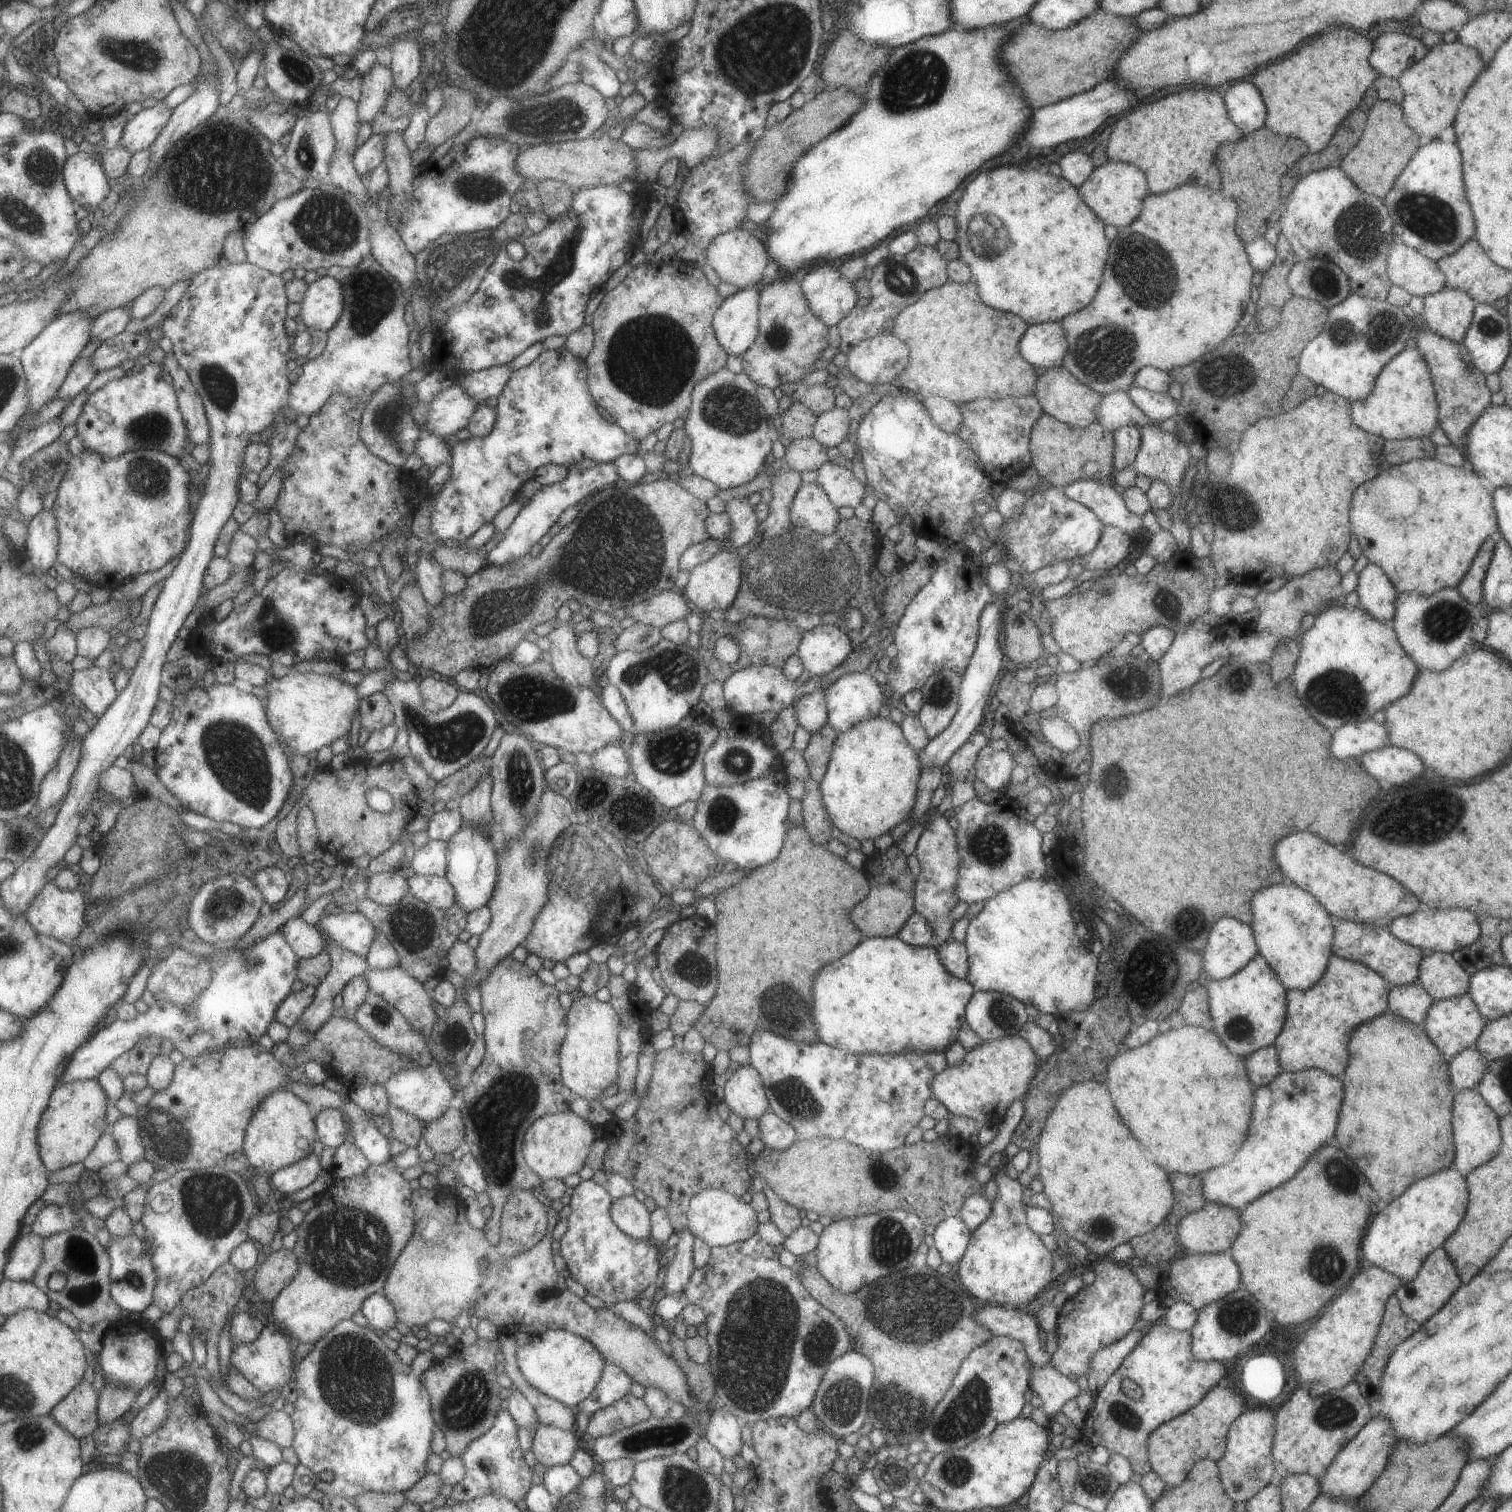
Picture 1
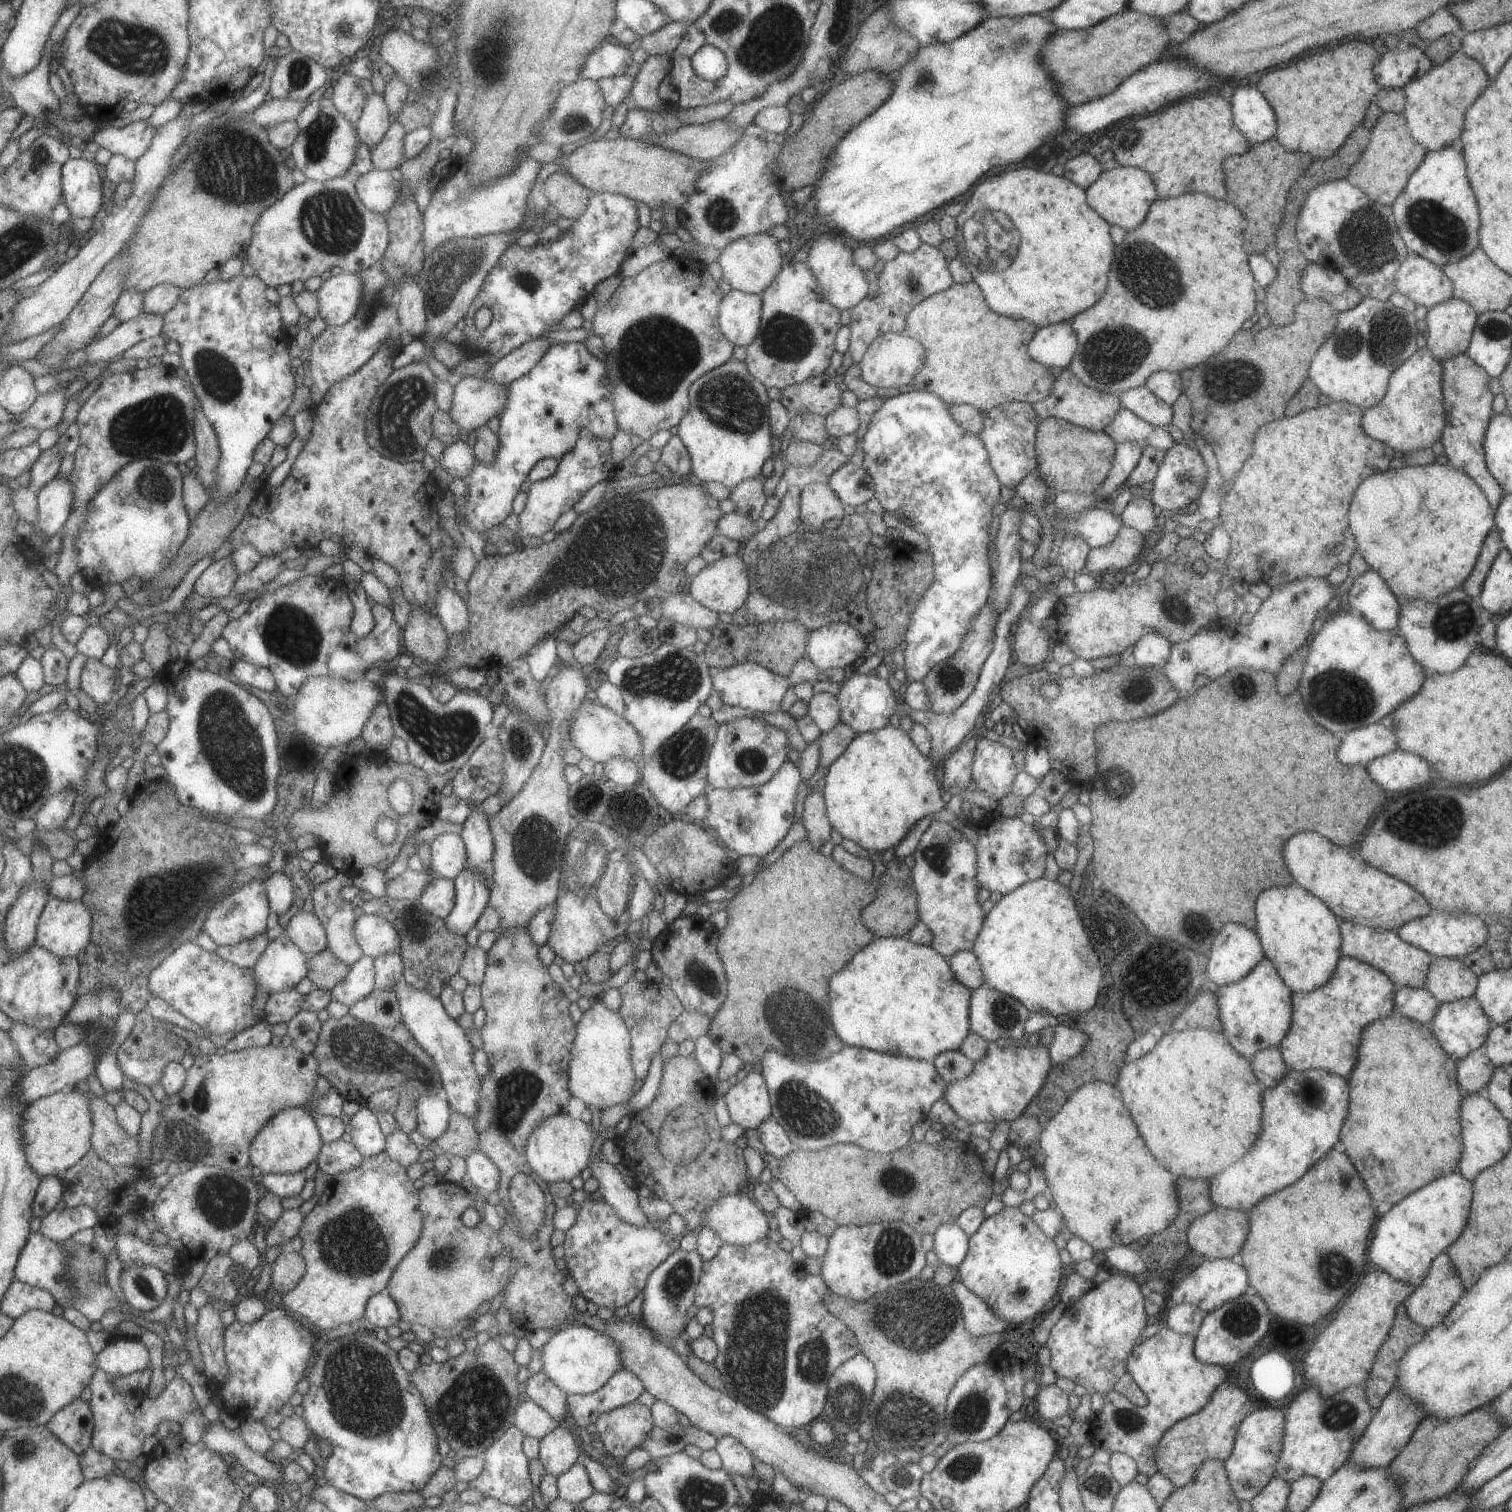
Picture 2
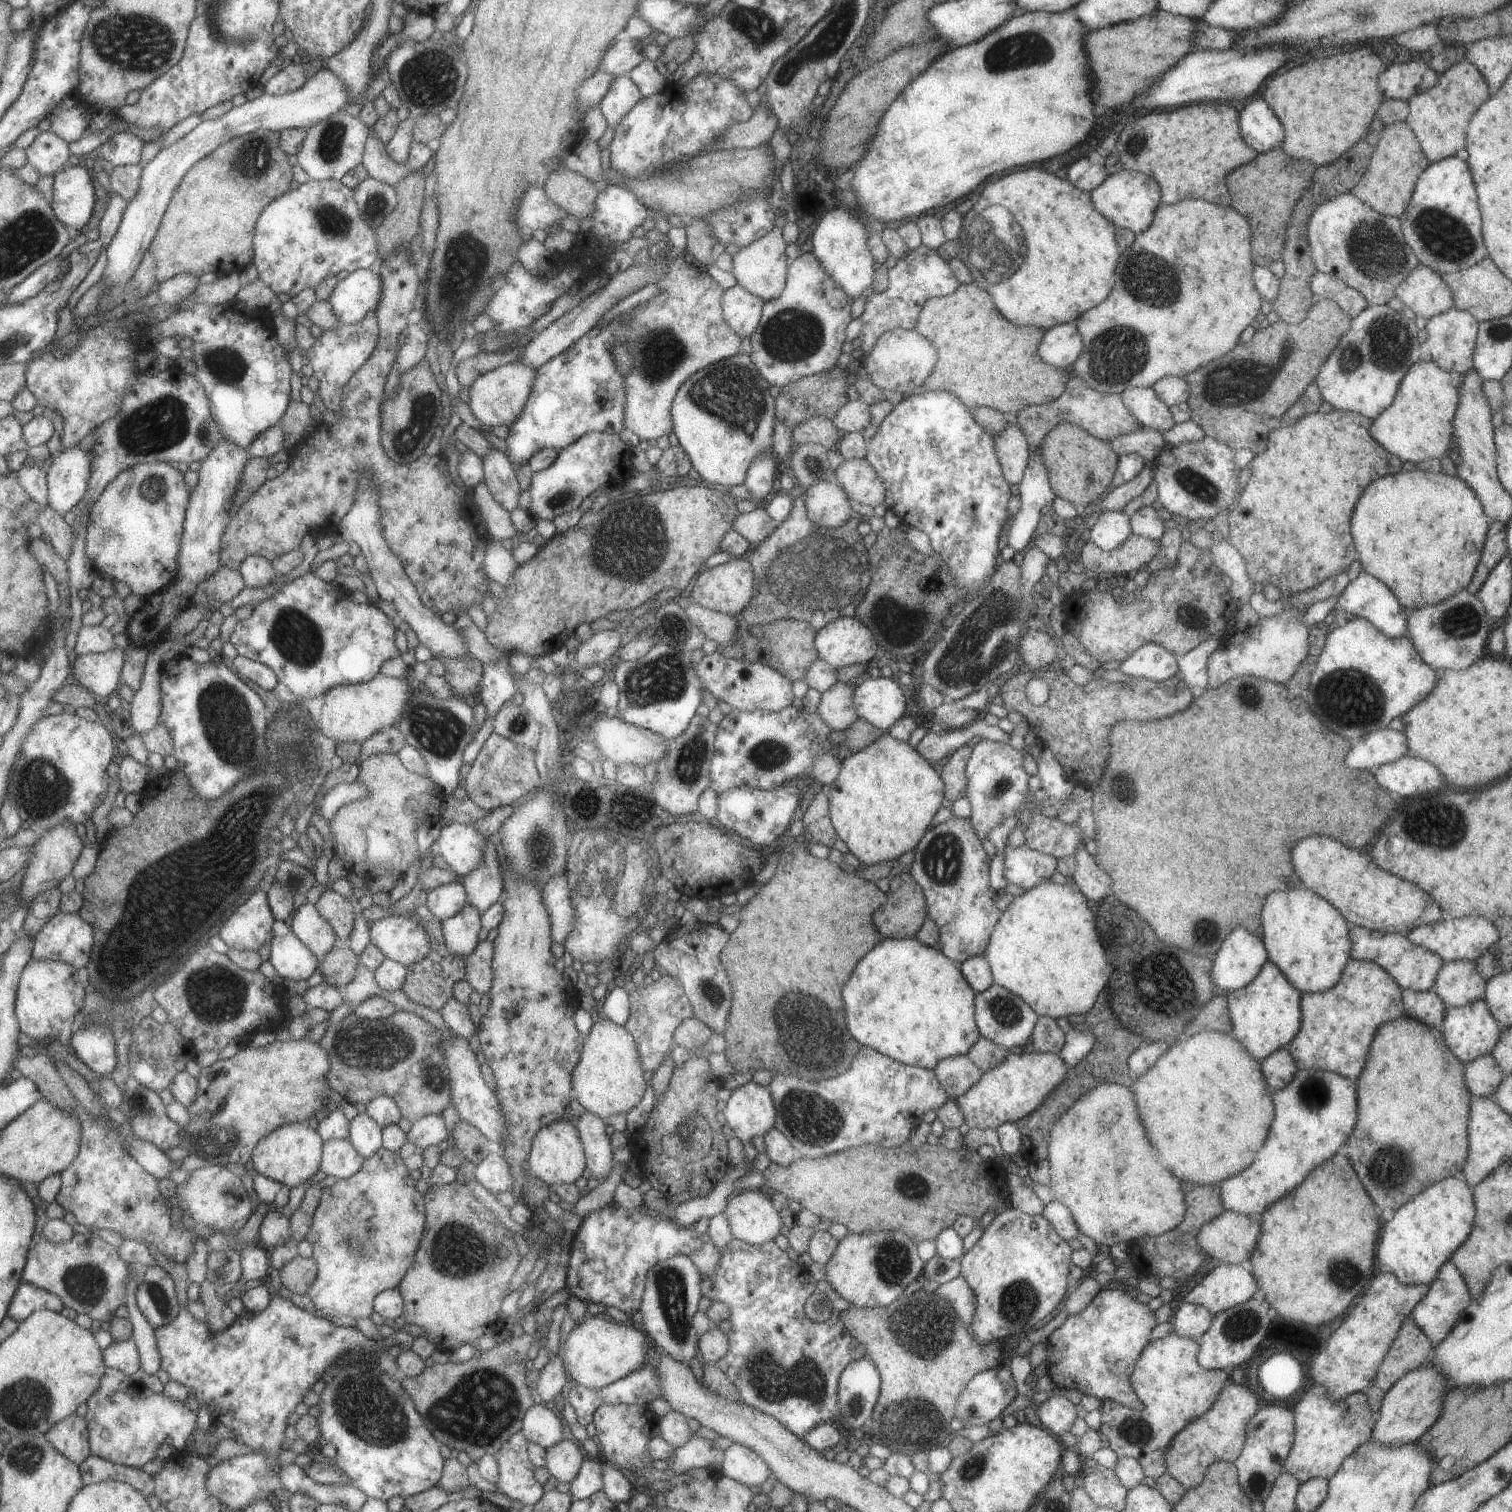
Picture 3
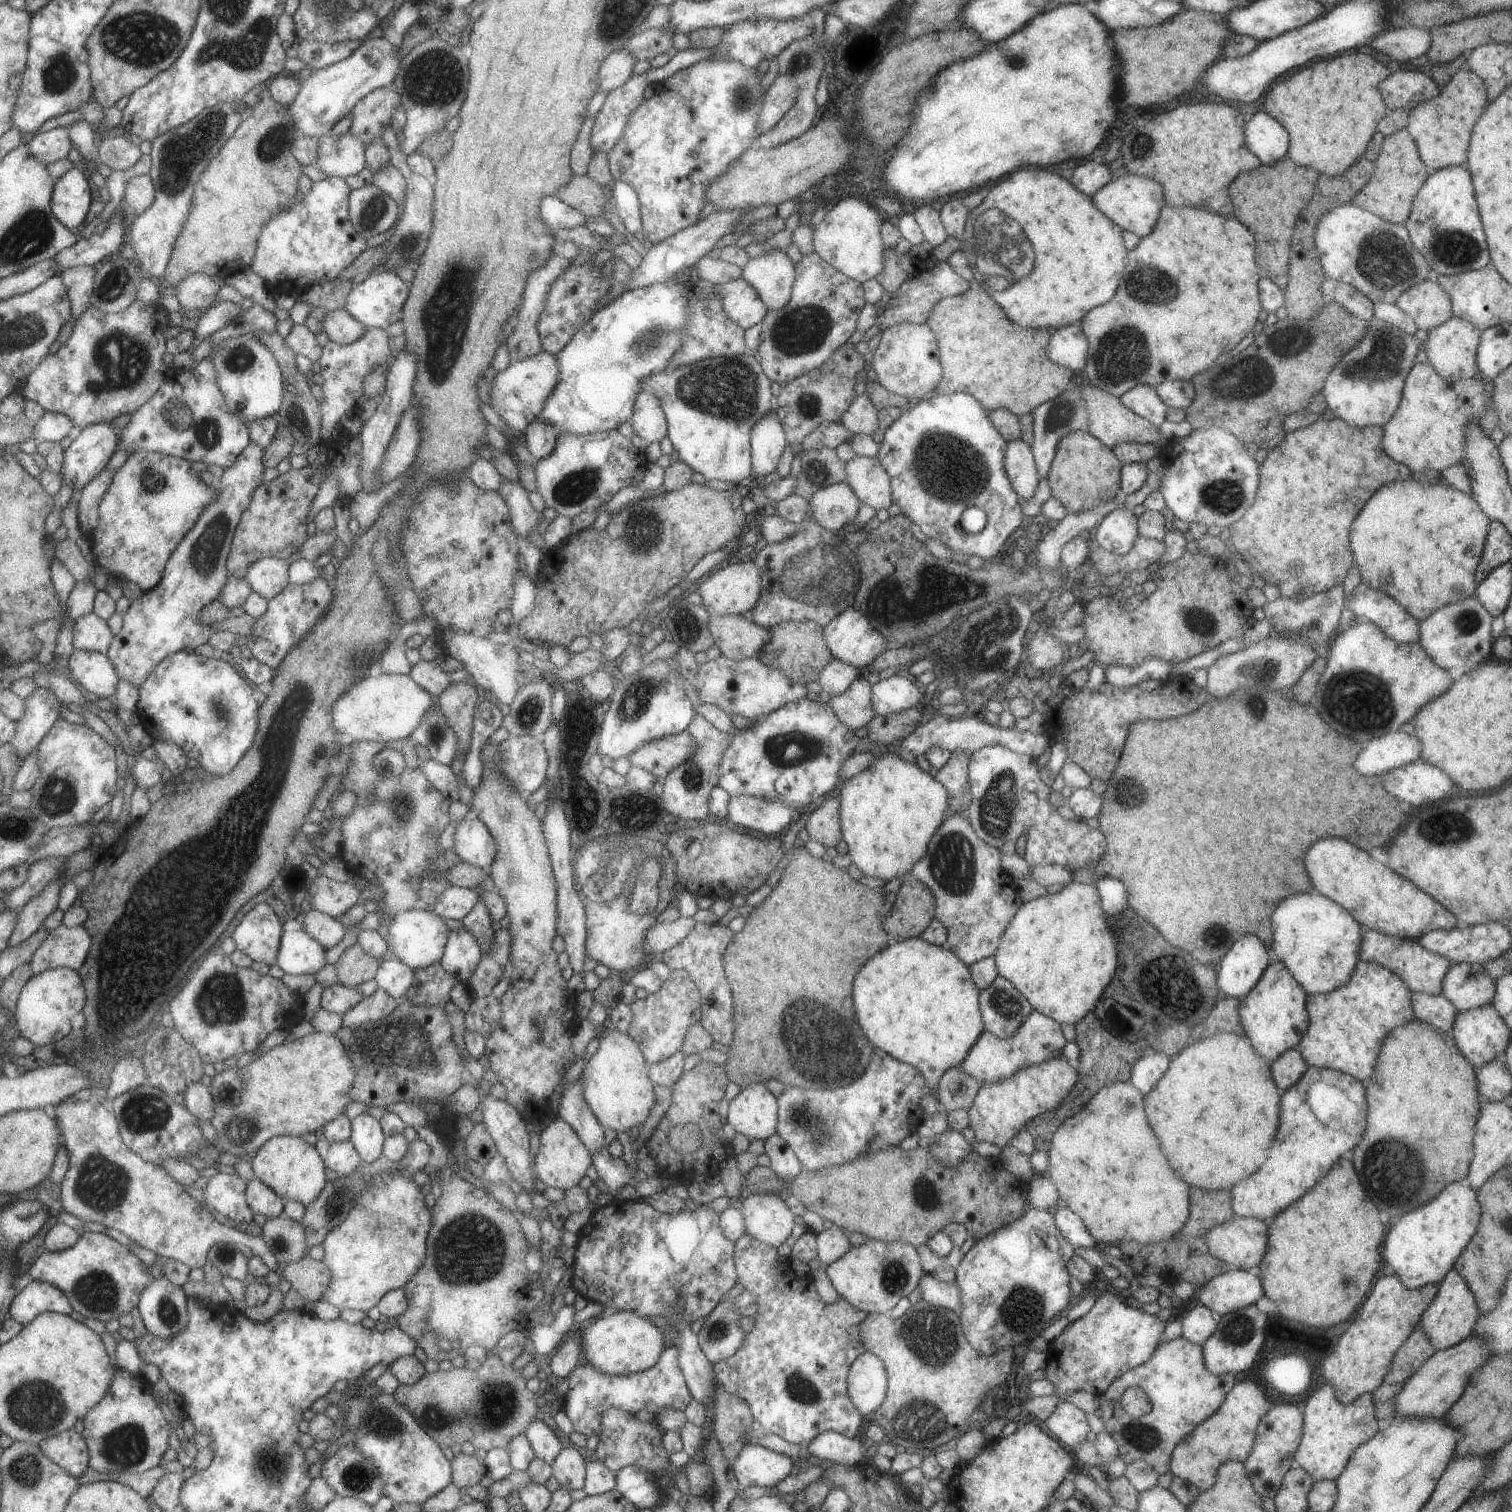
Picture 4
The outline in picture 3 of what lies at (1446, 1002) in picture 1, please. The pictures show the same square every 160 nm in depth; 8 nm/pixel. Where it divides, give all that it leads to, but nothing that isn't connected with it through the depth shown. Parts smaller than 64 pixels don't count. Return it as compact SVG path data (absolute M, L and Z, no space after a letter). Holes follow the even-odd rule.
M1476 1000L1460 1007L1447 1007L1442 1022L1442 1037L1449 1050L1466 1064L1474 1058L1489 1055L1500 1035L1501 1026L1489 1012L1486 1002Z

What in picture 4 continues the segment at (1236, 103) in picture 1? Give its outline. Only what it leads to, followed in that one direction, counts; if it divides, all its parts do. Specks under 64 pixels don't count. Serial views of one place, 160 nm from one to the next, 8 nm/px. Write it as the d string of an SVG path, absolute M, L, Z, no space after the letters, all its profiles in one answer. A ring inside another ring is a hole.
M1261 108L1247 114L1243 140L1246 149L1259 159L1261 165L1272 167L1274 163L1288 153L1289 143L1286 130Z

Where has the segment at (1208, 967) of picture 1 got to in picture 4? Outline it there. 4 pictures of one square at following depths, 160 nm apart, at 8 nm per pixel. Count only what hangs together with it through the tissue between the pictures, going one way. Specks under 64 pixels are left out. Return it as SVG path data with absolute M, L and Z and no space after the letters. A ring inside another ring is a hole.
M1255 935L1239 937L1220 958L1216 983L1221 996L1241 1000L1268 966L1267 951Z

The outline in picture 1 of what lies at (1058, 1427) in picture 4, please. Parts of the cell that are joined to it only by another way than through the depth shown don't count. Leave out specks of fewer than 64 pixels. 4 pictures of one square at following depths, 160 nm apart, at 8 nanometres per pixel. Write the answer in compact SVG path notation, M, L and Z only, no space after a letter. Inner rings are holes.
M1050 1364L1042 1367L1031 1366L1028 1384L1032 1392L1040 1398L1040 1408L1049 1417L1057 1414L1067 1400L1083 1393L1079 1393L1076 1382L1057 1372Z

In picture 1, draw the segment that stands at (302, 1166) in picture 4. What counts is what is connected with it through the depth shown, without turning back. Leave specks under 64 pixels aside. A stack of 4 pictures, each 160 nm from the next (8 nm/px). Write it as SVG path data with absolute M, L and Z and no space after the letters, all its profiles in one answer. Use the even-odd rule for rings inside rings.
M283 1089L267 1097L253 1115L248 1126L244 1144L245 1152L253 1168L272 1174L289 1165L305 1160L312 1152L311 1145L316 1139L315 1117L311 1108L299 1095Z

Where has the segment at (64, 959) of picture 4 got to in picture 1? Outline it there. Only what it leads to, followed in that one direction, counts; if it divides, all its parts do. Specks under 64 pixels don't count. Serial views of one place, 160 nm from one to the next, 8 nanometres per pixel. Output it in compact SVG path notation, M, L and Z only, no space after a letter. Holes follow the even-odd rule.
M51 880L34 898L26 914L41 934L67 943L79 938L85 928L85 916L85 892L79 889L63 890Z

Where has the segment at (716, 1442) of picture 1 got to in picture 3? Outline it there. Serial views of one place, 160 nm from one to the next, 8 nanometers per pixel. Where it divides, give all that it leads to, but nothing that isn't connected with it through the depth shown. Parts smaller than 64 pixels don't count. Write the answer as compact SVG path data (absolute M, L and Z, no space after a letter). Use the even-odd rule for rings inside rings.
M735 1443L724 1450L721 1474L745 1486L760 1486L770 1476L764 1460L750 1448Z

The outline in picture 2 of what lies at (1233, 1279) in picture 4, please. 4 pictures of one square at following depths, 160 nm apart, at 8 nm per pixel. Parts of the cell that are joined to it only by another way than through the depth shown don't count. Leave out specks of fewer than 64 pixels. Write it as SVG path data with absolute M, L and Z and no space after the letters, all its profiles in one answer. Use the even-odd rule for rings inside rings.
M1208 1259L1204 1260L1200 1266L1197 1266L1191 1274L1187 1274L1167 1298L1170 1304L1189 1303L1195 1305L1198 1309L1208 1313L1221 1306L1224 1302L1233 1300L1244 1293L1248 1285L1248 1276L1246 1270L1231 1261L1231 1259Z

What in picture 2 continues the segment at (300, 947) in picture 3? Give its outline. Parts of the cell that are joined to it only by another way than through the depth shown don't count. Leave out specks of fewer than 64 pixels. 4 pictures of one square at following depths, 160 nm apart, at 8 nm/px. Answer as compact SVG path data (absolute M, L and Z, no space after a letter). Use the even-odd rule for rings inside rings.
M285 927L282 928L280 935L271 940L269 947L263 956L259 958L259 962L253 968L257 987L262 988L269 995L279 994L283 990L291 990L308 975L308 960L305 952L290 938Z

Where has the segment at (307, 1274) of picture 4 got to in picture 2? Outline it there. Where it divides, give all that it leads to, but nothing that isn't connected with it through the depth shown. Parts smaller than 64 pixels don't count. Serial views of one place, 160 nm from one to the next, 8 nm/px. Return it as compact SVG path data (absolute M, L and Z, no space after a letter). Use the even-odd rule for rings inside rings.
M284 1249L274 1263L270 1279L272 1288L284 1297L301 1283L306 1269L305 1258L300 1252Z

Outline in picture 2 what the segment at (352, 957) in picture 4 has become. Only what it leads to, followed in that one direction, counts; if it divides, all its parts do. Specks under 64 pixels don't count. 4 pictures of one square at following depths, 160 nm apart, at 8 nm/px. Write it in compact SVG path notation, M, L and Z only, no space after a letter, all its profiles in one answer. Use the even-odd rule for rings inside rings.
M324 949L318 954L307 957L309 981L313 988L331 991L331 988L343 979L350 966L339 962L333 954Z

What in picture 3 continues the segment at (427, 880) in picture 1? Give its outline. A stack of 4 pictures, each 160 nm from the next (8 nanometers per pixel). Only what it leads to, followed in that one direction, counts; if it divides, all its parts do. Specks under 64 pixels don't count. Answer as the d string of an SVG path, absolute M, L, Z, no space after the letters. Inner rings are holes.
M459 880L453 883L447 883L443 886L430 889L427 892L426 903L427 910L437 920L442 921L460 910L467 904L466 892Z

